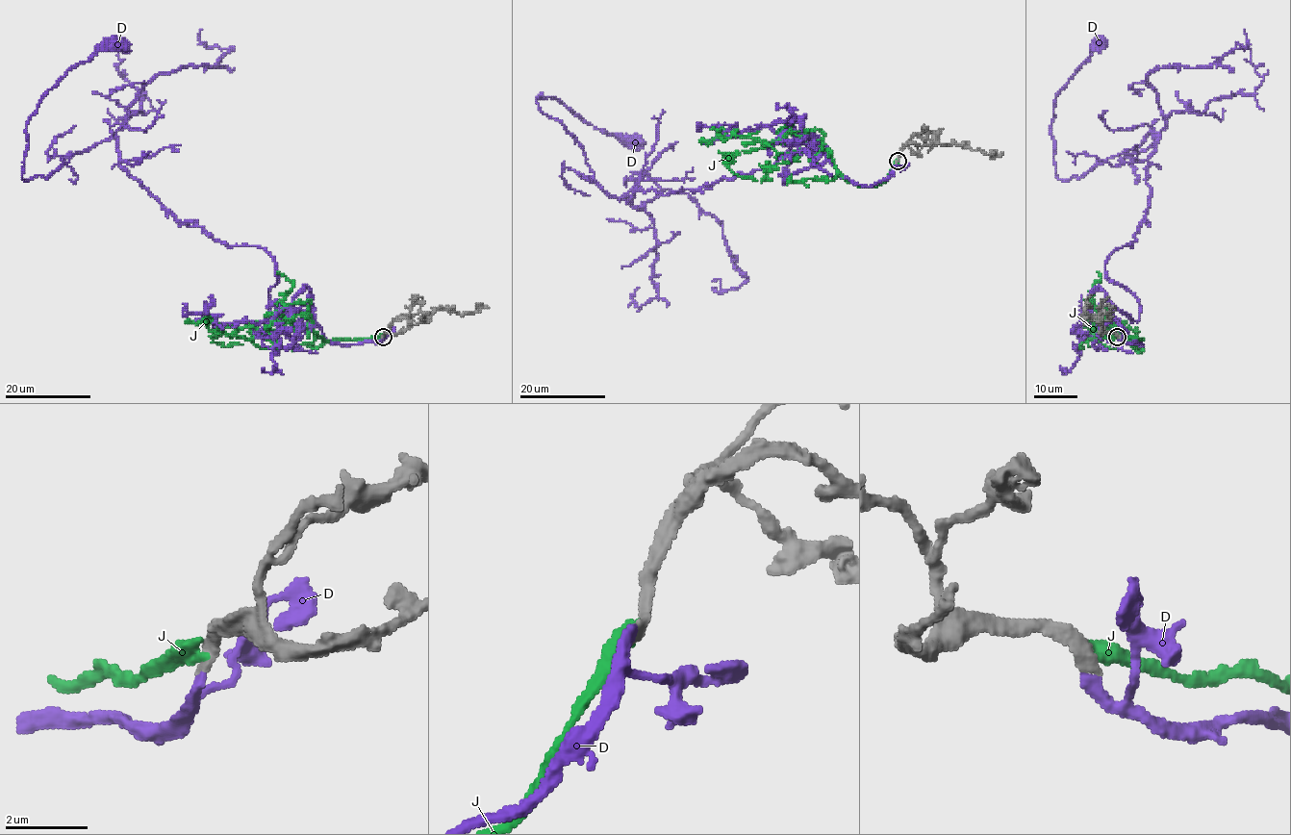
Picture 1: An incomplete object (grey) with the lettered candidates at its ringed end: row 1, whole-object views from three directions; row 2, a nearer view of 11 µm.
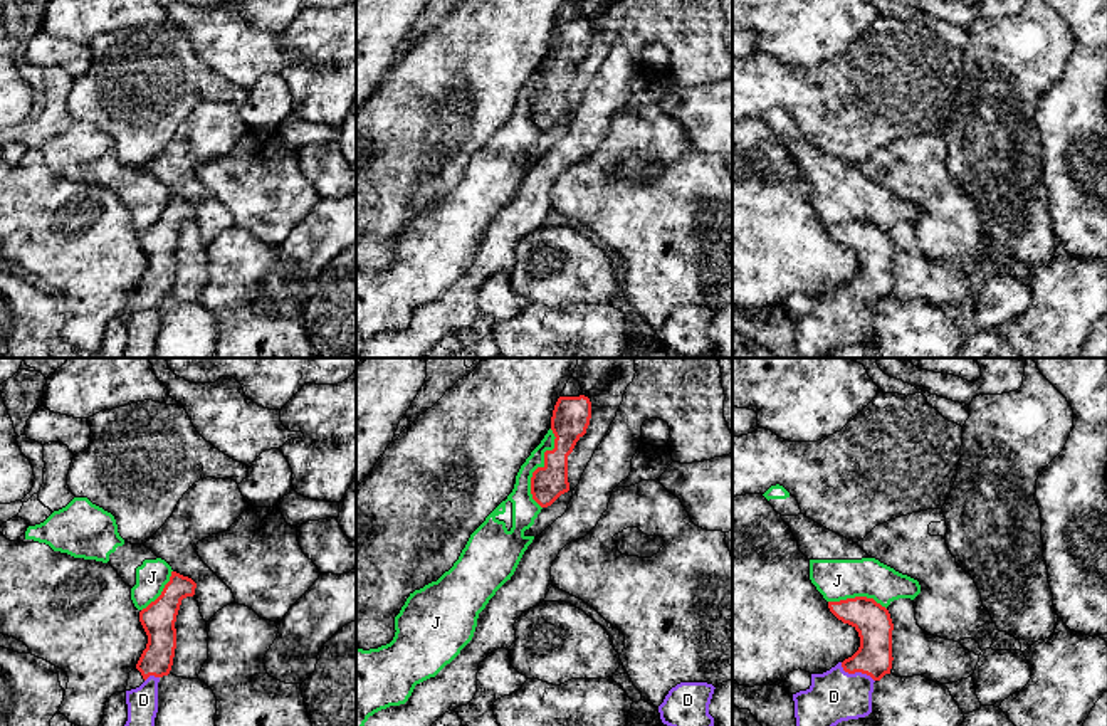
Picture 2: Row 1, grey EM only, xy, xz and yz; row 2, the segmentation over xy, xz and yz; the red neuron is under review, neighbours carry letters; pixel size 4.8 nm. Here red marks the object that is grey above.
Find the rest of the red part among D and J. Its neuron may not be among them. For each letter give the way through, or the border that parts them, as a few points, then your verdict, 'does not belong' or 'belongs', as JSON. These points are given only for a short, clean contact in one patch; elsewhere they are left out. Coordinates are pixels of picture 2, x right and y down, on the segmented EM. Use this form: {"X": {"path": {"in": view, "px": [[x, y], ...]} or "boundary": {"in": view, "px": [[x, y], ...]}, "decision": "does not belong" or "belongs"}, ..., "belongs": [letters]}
{"D": {"decision": "belongs"}, "J": {"decision": "does not belong"}, "belongs": ["D"]}

